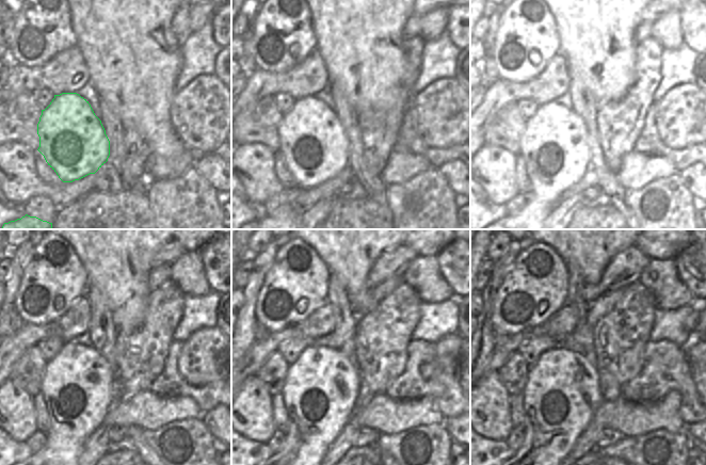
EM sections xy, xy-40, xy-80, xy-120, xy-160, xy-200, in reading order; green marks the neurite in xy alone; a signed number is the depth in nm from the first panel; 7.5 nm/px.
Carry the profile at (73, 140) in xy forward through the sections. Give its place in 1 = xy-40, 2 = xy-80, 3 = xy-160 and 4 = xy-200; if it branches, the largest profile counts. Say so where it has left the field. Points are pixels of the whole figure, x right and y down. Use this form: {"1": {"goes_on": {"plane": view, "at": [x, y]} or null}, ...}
{"1": {"goes_on": {"plane": "xy-40", "at": [314, 144]}}, "2": {"goes_on": {"plane": "xy-80", "at": [554, 145]}}, "3": {"goes_on": {"plane": "xy-160", "at": [321, 389]}}, "4": {"goes_on": {"plane": "xy-200", "at": [562, 393]}}}

